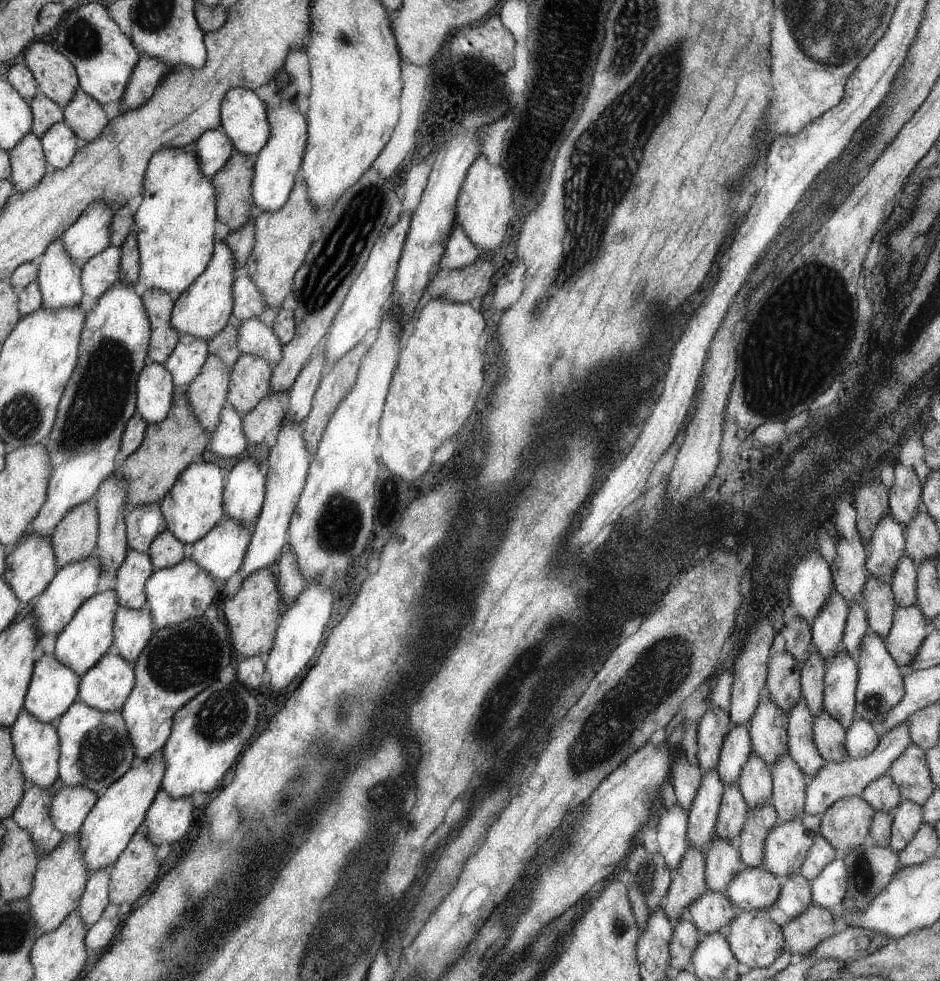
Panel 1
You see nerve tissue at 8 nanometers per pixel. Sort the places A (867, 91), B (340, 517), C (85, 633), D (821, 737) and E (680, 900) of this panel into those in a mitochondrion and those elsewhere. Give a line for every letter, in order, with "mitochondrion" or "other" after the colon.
A: other
B: mitochondrion
C: other
D: other
E: other

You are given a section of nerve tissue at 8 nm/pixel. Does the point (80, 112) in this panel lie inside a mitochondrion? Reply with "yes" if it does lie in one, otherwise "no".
no

